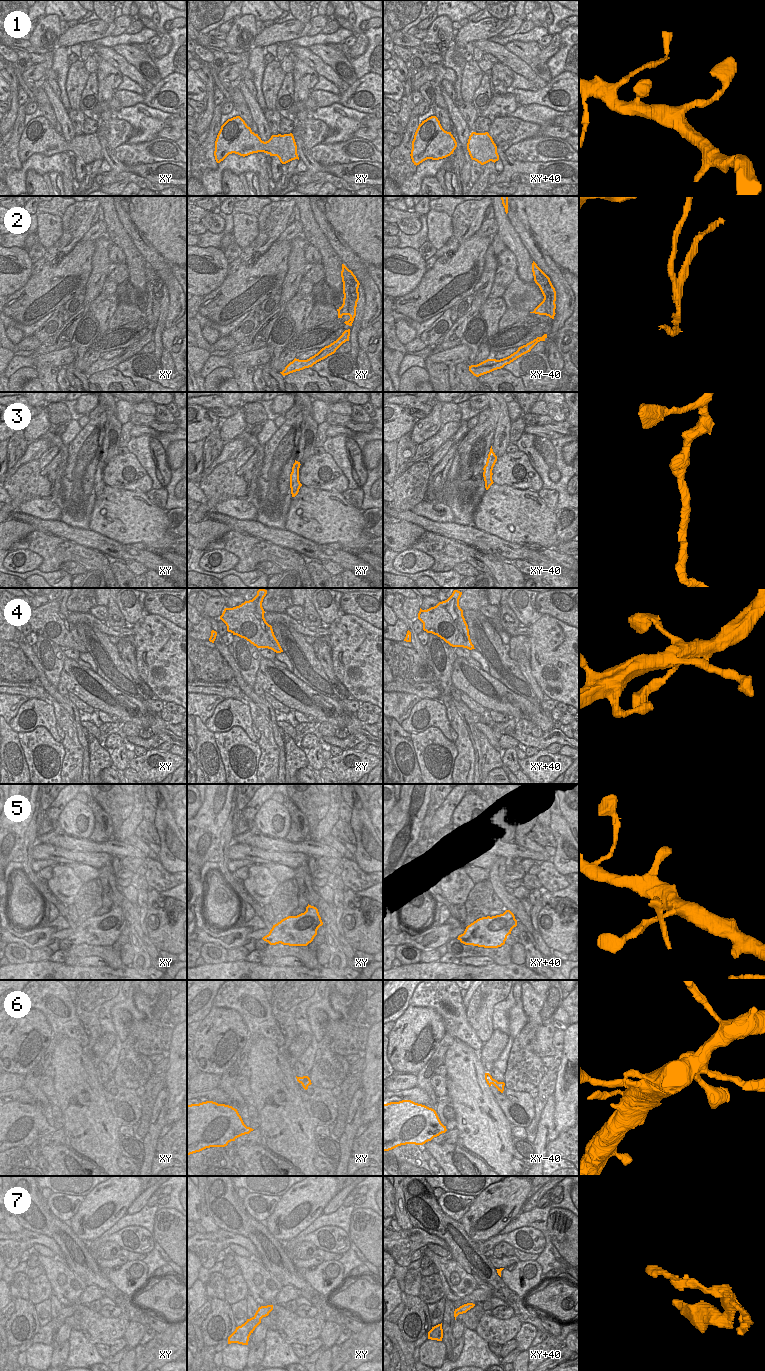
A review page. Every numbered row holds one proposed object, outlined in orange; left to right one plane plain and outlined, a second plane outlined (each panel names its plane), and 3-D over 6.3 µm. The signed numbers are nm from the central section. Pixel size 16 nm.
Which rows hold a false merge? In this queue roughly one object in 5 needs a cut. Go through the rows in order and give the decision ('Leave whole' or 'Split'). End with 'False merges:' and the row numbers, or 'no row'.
1: Leave whole
2: Split
3: Leave whole
4: Leave whole
5: Split
6: Leave whole
7: Leave whole
False merges: 2, 5.

